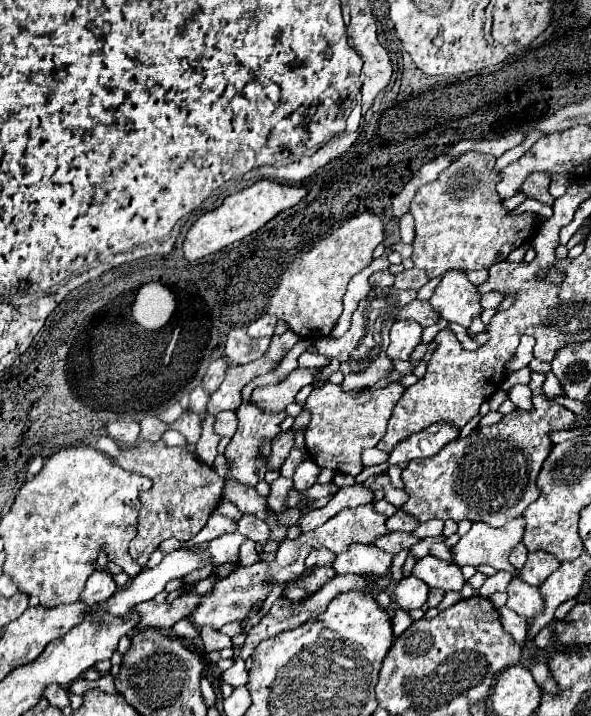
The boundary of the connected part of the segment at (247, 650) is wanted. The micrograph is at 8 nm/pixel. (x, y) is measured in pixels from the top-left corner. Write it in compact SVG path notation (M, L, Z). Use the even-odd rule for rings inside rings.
M335 575L335 577L333 577L331 581L327 581L317 593L309 595L307 599L303 599L303 601L299 601L299 603L293 603L293 601L289 601L289 599L277 599L277 601L273 603L271 611L261 619L261 623L255 625L255 627L251 627L251 629L247 631L247 639L245 639L245 645L243 645L239 657L245 661L247 657L253 655L253 649L255 649L261 641L265 641L265 639L269 639L269 637L273 637L273 635L279 635L281 631L287 631L287 629L291 629L291 627L297 627L299 623L305 623L305 621L307 621L309 617L313 617L313 615L319 615L321 611L325 611L325 607L331 603L333 597L337 597L339 593L345 593L345 591L369 591L369 589L367 589L367 585L365 585L365 579L359 577L359 575Z

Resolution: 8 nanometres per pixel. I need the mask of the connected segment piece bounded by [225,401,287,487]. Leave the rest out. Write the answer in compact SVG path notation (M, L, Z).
M243 403L239 409L237 409L237 419L239 419L239 427L235 431L235 435L231 437L231 443L227 445L225 449L225 457L229 461L229 475L227 479L233 479L241 485L247 485L247 487L255 487L259 481L263 481L265 477L265 463L263 463L263 455L261 455L261 445L265 445L267 441L275 439L281 431L279 431L279 425L281 421L285 419L287 413L279 413L279 415L263 415L255 403Z

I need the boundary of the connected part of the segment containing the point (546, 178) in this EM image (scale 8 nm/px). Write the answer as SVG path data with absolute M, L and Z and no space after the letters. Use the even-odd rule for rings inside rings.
M533 173L525 179L525 183L519 187L519 191L525 193L529 199L537 199L545 205L553 205L555 197L551 197L551 193L549 193L549 183L551 183L549 173Z

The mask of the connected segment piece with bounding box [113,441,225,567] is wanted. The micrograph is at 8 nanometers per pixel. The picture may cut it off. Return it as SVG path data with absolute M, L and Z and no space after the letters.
M139 441L135 447L123 449L119 457L113 457L117 463L121 463L121 467L137 471L145 477L153 479L153 486L150 490L141 492L141 509L139 509L139 527L137 527L137 537L129 543L129 555L141 565L145 567L149 555L165 541L165 539L179 539L179 541L189 541L191 537L195 537L207 523L209 515L217 509L221 495L223 495L223 479L217 475L217 471L209 465L205 465L203 461L195 459L193 455L189 455L183 447L169 447L163 441L157 443L149 443L149 441Z

